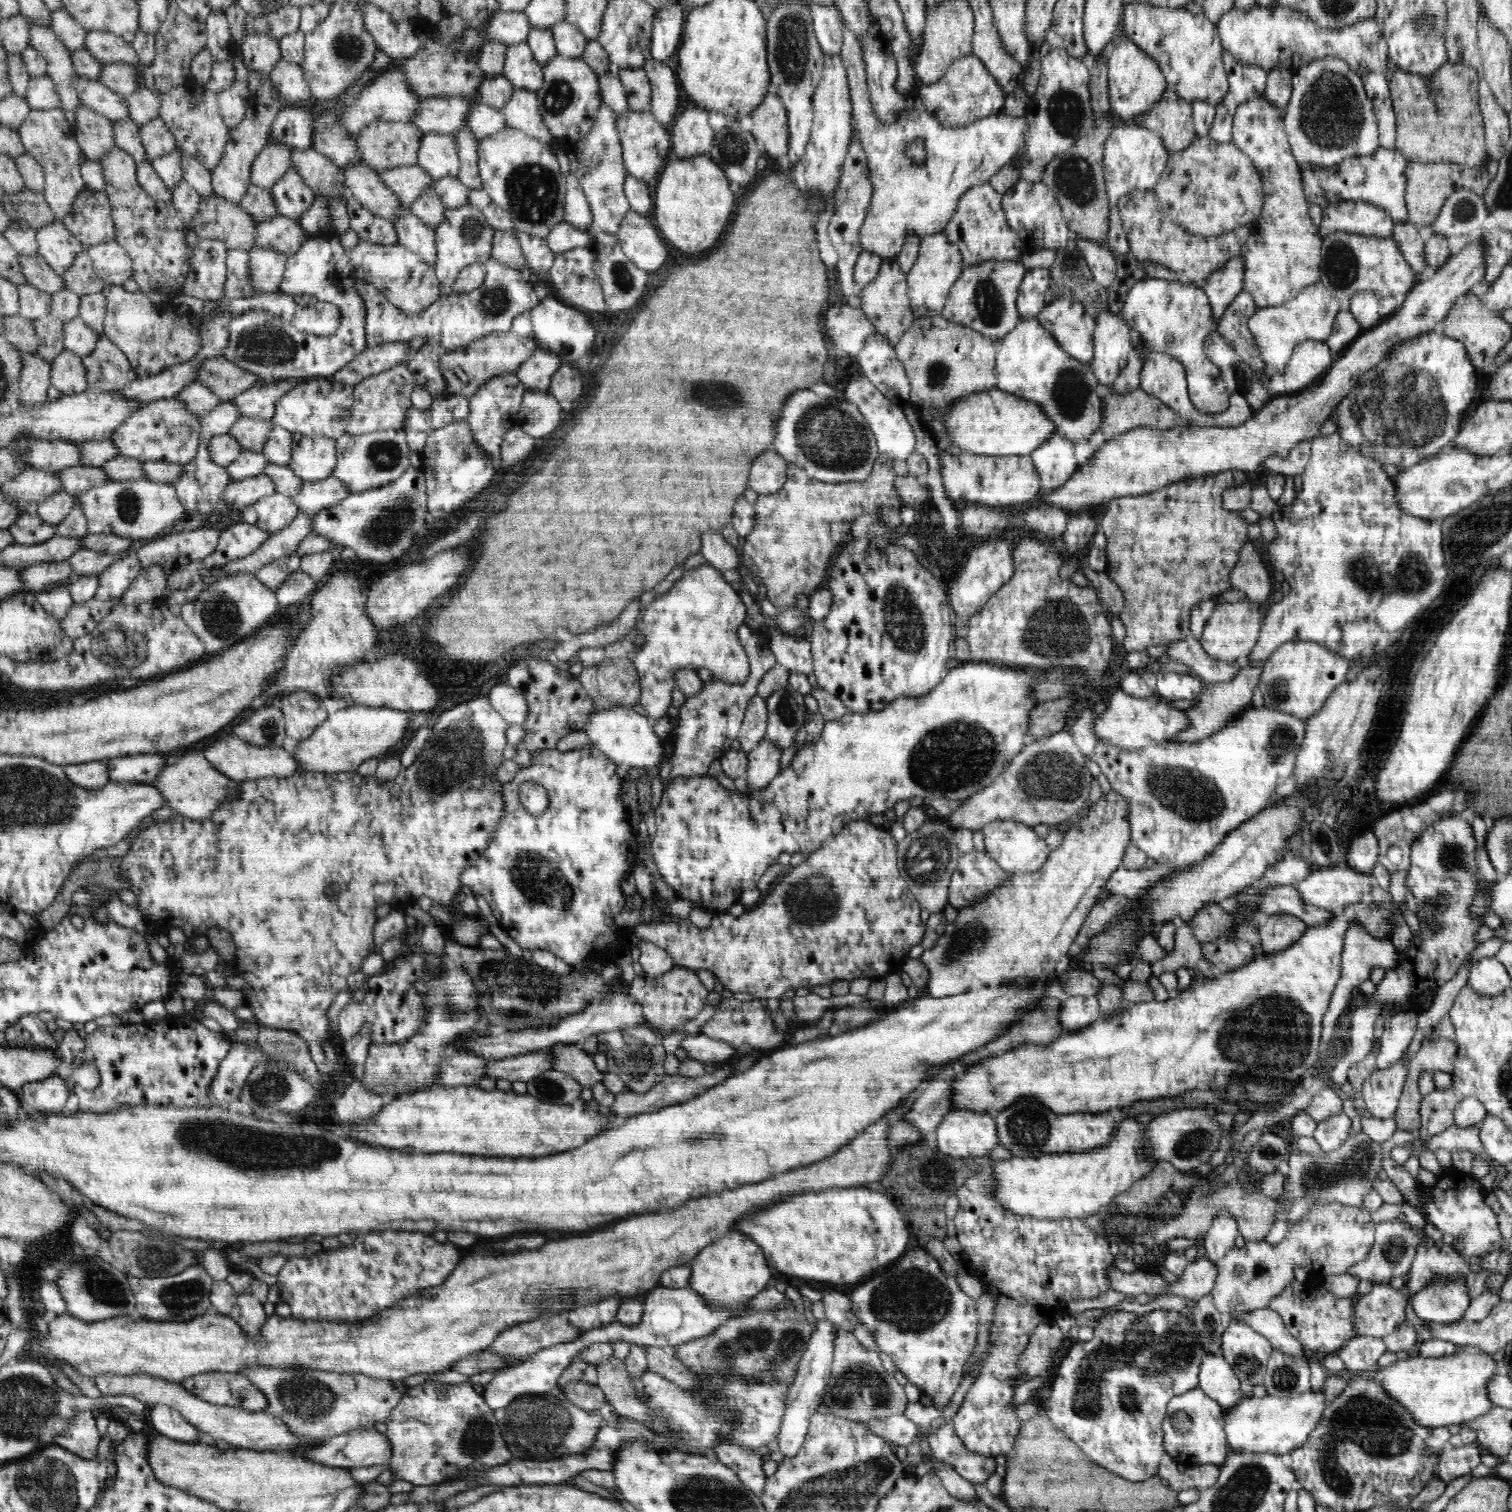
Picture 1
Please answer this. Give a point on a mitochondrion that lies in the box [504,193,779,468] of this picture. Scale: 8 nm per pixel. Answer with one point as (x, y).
(725, 395)

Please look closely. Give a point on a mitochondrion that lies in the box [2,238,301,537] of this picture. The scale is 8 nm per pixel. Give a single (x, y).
(128, 504)

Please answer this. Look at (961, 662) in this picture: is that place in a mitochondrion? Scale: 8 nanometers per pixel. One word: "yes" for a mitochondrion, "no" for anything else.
no

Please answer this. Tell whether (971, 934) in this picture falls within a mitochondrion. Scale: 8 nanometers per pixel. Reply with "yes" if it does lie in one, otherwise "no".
yes

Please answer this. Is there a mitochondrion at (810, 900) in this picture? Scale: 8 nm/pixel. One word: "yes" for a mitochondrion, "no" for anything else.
yes

